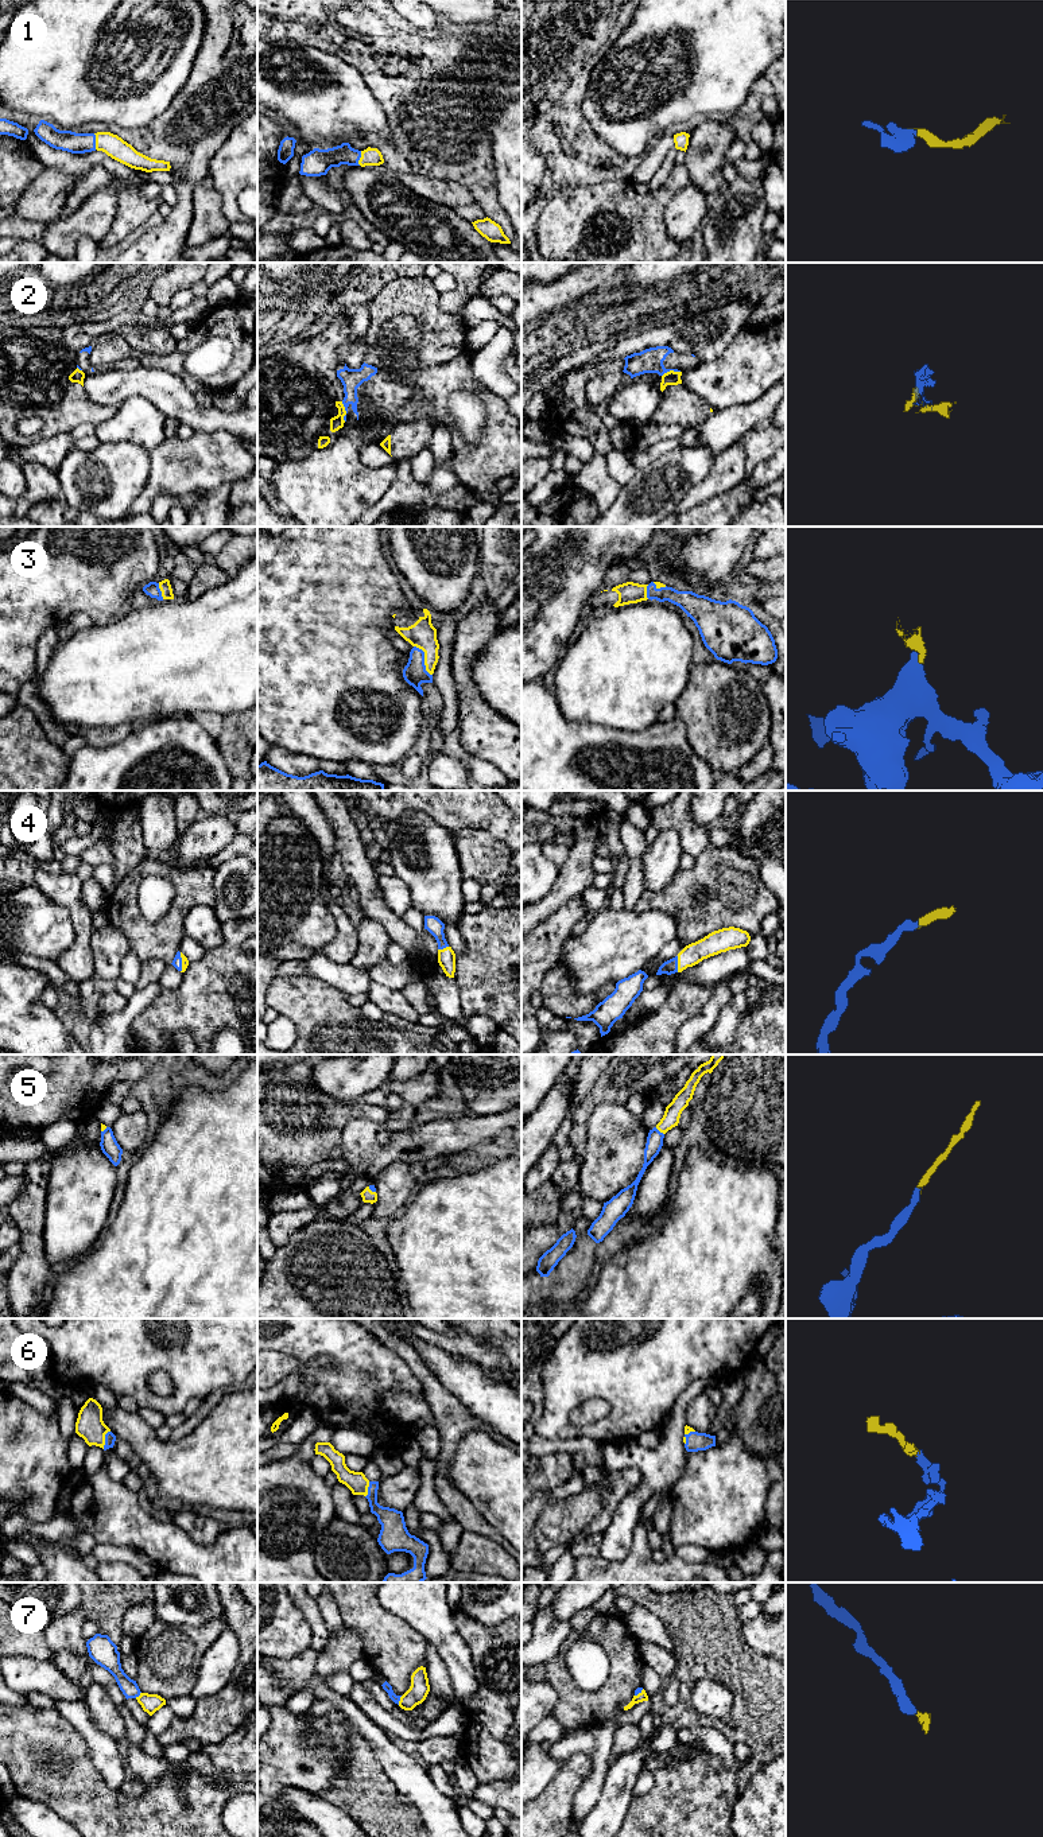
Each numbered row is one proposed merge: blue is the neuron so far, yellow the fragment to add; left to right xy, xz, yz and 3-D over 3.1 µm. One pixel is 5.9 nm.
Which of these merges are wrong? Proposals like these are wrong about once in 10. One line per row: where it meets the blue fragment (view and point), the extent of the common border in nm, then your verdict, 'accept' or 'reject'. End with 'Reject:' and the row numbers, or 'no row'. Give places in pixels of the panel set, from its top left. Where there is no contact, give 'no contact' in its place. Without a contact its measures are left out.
1: contact xy (95, 142); length 100 nm; accept
2: contact xz (345, 410); length 120 nm; reject
3: contact xz (423, 659); length 220 nm; accept
4: contact yz (677, 964); length 100 nm; accept
5: contact yz (658, 1130); length 70 nm; accept
6: contact xy (105, 1440); length 120 nm; accept
7: contact xz (399, 1700); length 60 nm; accept
Reject: 2

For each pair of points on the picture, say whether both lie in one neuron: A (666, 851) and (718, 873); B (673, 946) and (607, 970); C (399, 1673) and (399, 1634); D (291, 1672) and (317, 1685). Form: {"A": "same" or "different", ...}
{"A": "different", "B": "different", "C": "same", "D": "different"}

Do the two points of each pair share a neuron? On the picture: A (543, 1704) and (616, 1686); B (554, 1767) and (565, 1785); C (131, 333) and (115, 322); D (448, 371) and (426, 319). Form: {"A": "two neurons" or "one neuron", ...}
{"A": "two neurons", "B": "two neurons", "C": "two neurons", "D": "two neurons"}

